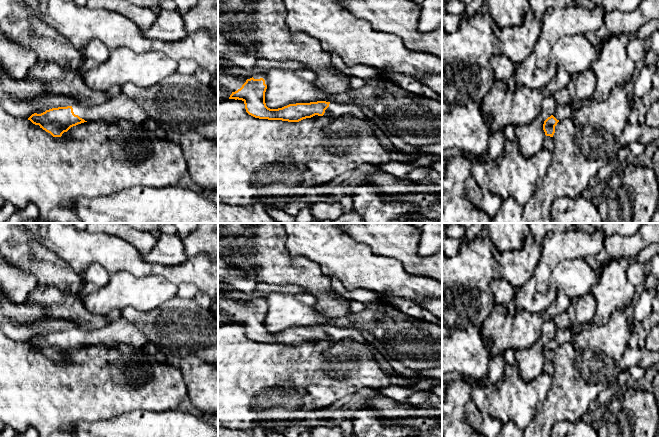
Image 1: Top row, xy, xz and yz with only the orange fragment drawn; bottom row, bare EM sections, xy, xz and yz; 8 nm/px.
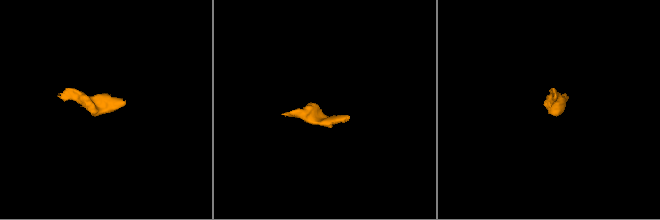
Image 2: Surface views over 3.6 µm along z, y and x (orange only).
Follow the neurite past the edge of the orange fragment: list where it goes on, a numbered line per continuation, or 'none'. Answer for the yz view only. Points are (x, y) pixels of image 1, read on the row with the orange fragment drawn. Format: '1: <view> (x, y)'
1: yz (565, 111)

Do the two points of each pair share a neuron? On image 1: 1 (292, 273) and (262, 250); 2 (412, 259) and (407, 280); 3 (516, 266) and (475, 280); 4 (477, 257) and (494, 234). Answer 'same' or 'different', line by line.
1: same
2: different
3: same
4: different

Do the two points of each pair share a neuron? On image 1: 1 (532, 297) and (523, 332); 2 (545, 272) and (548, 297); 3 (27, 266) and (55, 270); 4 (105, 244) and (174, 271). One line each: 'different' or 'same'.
1: different
2: different
3: same
4: same

